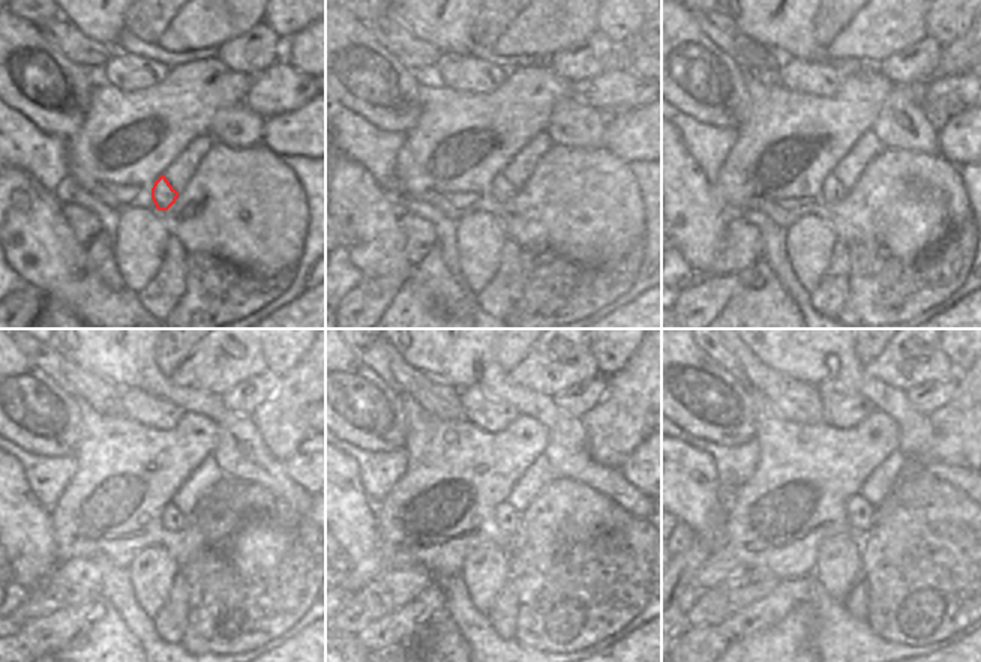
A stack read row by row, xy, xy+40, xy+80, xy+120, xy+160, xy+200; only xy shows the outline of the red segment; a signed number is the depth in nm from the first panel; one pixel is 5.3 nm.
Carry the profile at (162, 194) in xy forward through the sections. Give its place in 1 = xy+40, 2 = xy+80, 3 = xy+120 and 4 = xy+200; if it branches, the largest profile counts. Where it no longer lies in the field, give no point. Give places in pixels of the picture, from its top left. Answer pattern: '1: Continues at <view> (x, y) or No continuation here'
1: Continues at xy+40 (501, 191)
2: Continues at xy+80 (834, 189)
3: Continues at xy+120 (171, 518)
4: Continues at xy+200 (858, 514).

